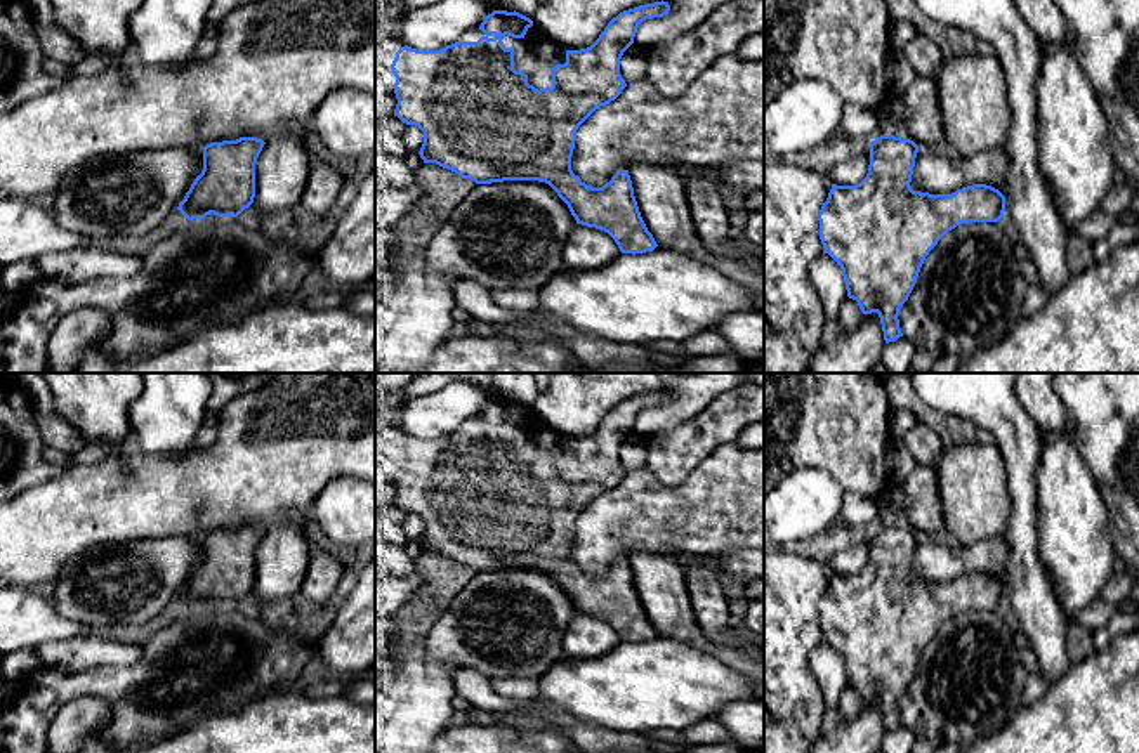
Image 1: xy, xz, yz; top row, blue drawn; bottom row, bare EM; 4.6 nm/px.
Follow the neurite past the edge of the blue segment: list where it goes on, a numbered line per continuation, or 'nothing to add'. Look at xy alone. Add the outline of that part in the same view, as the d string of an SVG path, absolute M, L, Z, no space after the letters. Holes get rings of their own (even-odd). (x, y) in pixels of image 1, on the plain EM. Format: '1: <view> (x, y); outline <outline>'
nothing to add

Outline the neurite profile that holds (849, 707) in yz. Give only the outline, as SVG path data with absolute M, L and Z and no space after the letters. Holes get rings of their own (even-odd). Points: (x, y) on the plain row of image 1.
M846 685L840 694L839 711L842 720L854 718L863 708L863 701L856 689Z

